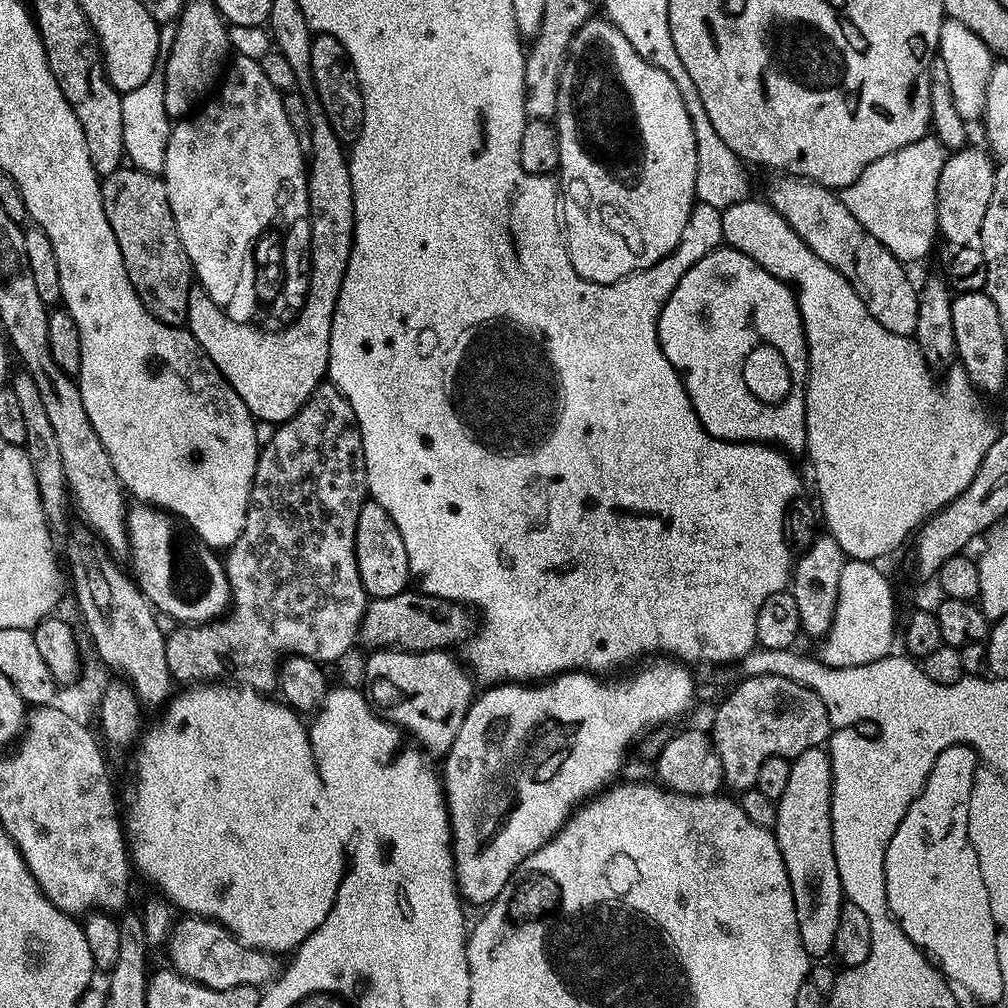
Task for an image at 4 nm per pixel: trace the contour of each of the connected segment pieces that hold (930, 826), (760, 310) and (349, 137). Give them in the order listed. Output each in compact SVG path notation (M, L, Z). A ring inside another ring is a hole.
M970 745L950 746L939 754L921 792L906 810L902 822L898 822L898 830L894 830L894 838L890 838L890 846L886 846L886 902L892 911L892 917L899 922L906 938L910 938L910 942L917 944L921 952L931 957L941 972L948 968L946 972L952 972L956 980L964 980L964 984L968 984L972 992L980 992L984 1000L996 1000L996 996L1000 996L1000 972L996 972L996 944L992 944L992 916L988 916L988 900L984 900L984 884L980 884L980 872L976 872L976 860L972 860L972 848L964 844L964 804L968 804L968 784L975 788L978 784L976 764L978 766L978 757L975 749Z
M721 246L710 250L674 286L672 293L668 295L668 301L660 311L660 321L656 327L656 333L660 339L660 349L664 356L674 366L674 370L680 376L684 384L686 394L692 403L692 409L700 419L700 425L719 440L734 440L737 442L751 442L754 444L771 444L785 453L803 453L806 449L806 402L804 401L804 385L808 383L808 343L804 337L804 323L800 317L800 311L796 305L796 293L788 285L783 284L774 274L762 270L754 258L742 254L736 248Z
M316 34L312 38L310 58L312 59L310 81L312 80L313 86L316 87L316 100L320 103L317 104L319 111L326 114L334 134L338 134L342 142L356 141L364 128L364 95L356 71L348 61L346 50L333 36Z

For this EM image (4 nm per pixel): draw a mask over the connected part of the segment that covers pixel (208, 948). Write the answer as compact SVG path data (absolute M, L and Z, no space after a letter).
M191 914L180 919L175 921L166 941L167 963L186 978L214 990L230 990L238 986L250 986L260 990L276 979L277 957L273 953L246 946L215 920L205 920L203 916Z

